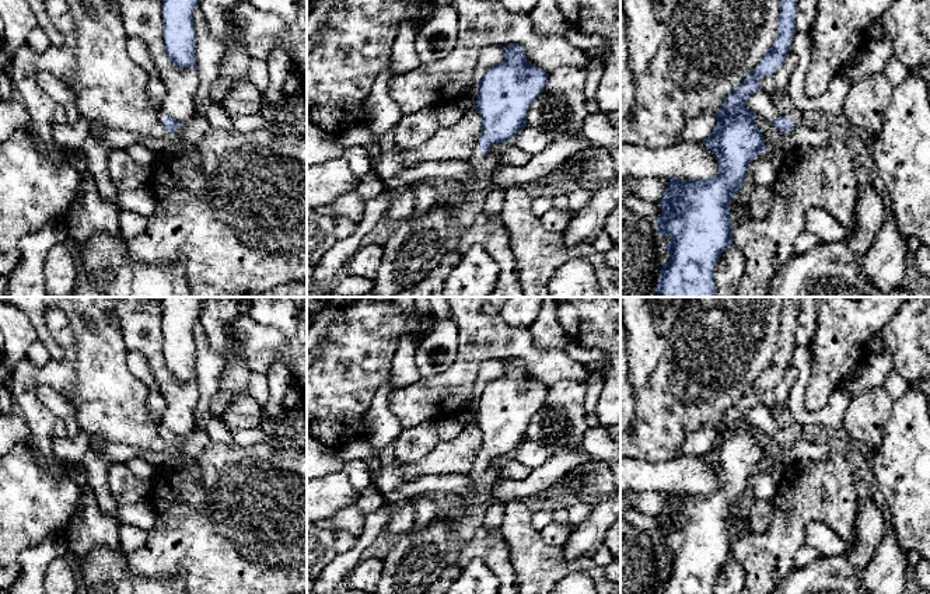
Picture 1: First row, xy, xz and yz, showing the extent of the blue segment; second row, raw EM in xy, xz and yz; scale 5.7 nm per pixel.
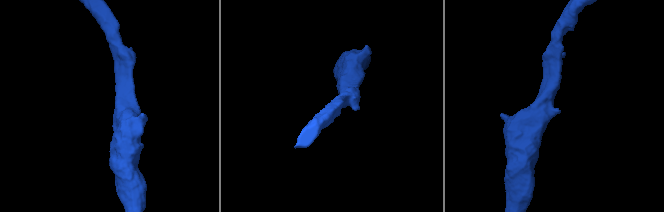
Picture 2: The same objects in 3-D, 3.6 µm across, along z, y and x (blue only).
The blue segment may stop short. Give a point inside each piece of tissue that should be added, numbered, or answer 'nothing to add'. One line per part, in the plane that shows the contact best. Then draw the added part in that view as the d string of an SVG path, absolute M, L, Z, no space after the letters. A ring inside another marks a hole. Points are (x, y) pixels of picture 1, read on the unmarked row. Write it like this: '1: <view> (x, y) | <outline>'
1: xz (478, 475) | M476 457L475 458L475 465L473 465L472 471L468 475L469 475L471 481L472 481L472 483L485 485L485 482L489 478L489 469L487 468L482 468L479 465L479 458Z

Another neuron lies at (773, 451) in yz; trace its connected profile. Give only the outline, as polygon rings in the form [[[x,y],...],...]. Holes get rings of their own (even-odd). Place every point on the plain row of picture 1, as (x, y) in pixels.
[[[755,429],[755,437],[761,447],[765,450],[766,465],[772,465],[780,461],[787,446],[776,443],[770,434],[766,434],[762,429]]]

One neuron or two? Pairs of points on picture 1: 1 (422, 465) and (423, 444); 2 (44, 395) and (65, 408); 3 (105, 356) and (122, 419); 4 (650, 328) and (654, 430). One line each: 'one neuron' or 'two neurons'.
1: two neurons
2: one neuron
3: one neuron
4: two neurons

